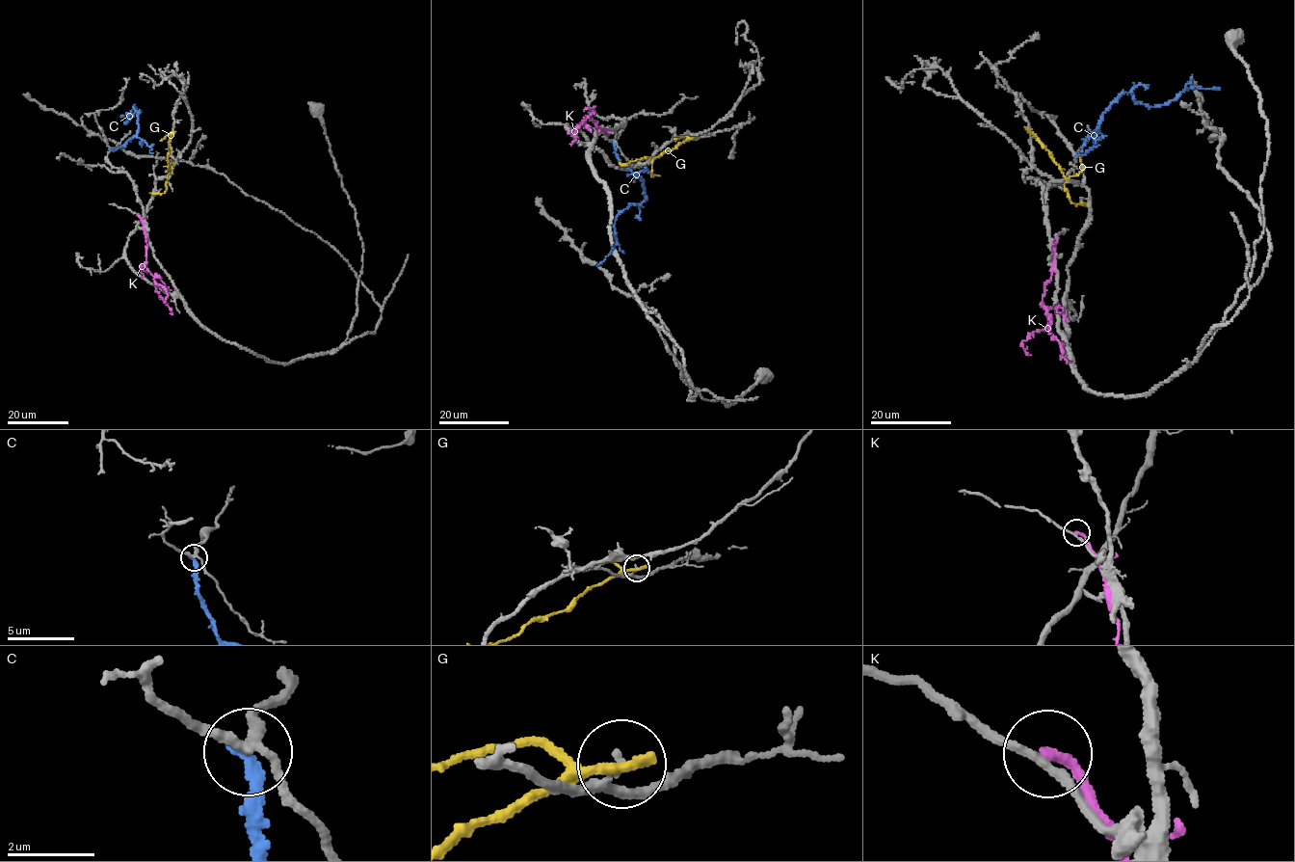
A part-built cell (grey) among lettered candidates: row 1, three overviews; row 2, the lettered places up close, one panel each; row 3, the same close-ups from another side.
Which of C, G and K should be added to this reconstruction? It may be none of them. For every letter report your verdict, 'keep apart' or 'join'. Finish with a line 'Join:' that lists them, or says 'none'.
C: keep apart
G: keep apart
K: keep apart
Join: none

